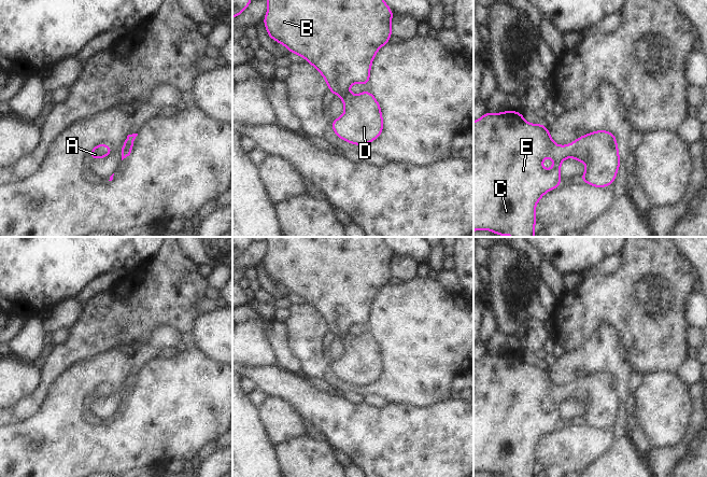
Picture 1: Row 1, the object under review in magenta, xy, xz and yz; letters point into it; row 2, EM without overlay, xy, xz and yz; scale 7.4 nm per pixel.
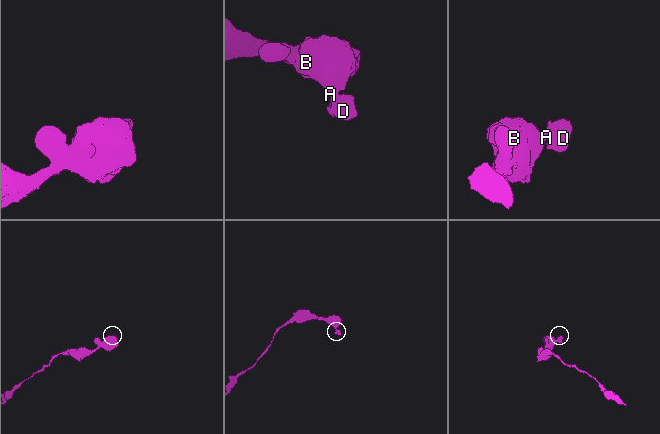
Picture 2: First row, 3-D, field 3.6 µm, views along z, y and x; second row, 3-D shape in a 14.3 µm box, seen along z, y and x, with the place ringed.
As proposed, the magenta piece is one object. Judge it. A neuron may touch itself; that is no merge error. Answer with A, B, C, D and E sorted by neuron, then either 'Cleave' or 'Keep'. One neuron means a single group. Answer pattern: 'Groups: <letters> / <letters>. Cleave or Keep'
Groups: A B C D E. Keep

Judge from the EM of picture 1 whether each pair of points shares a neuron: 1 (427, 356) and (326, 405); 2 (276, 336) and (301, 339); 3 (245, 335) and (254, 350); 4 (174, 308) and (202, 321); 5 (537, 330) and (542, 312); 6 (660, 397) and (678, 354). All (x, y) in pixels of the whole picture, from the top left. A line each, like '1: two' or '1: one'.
1: two
2: two
3: one
4: two
5: two
6: two

